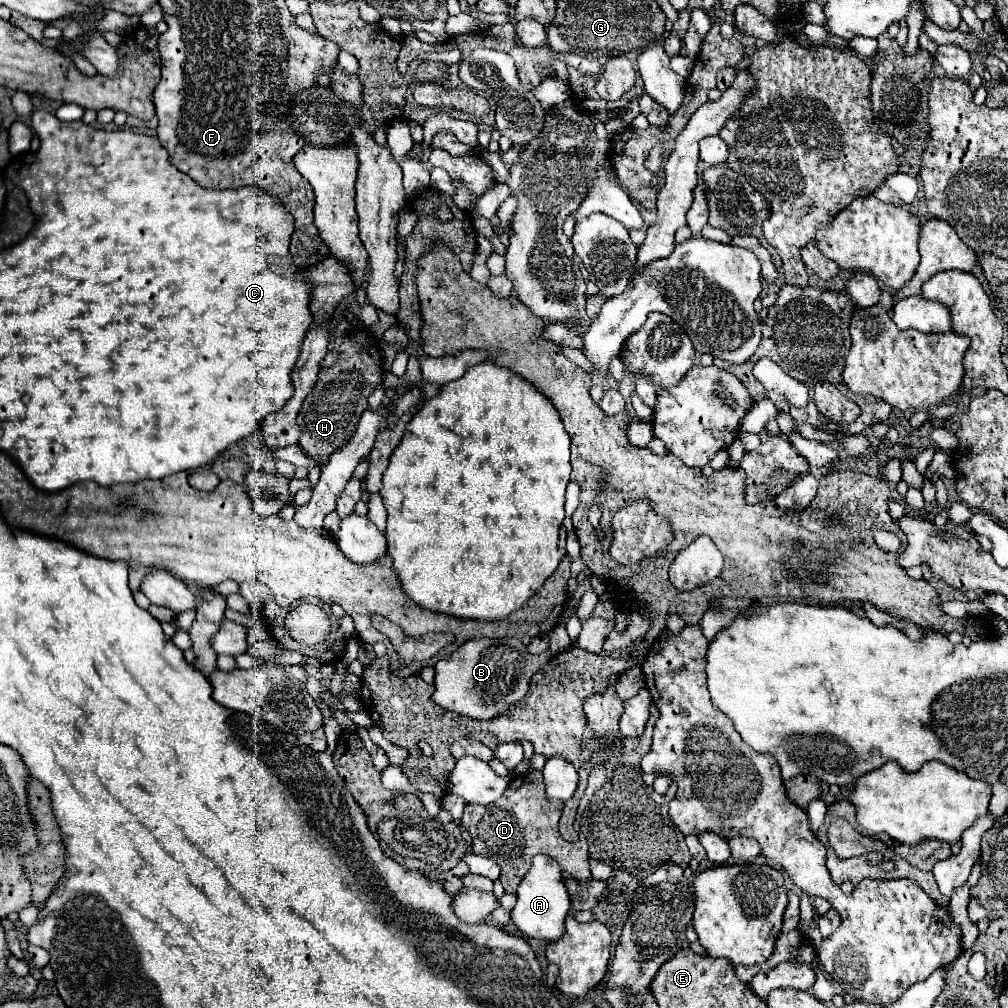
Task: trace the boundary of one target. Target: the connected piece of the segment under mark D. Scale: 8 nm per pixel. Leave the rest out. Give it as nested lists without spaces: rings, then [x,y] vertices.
[[[531,770],[525,774],[517,774],[505,794],[493,804],[467,804],[461,826],[467,828],[473,838],[473,854],[495,858],[495,862],[501,866],[499,880],[503,882],[505,892],[515,894],[521,878],[531,868],[531,860],[535,854],[547,854],[555,858],[567,876],[573,876],[577,880],[591,878],[587,839],[580,835],[576,842],[567,842],[559,834],[557,822],[561,818],[561,810],[563,802],[547,800],[541,772]]]

